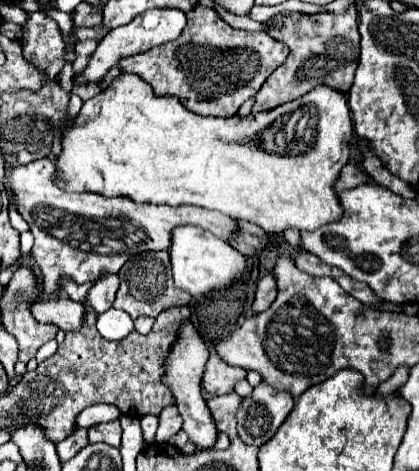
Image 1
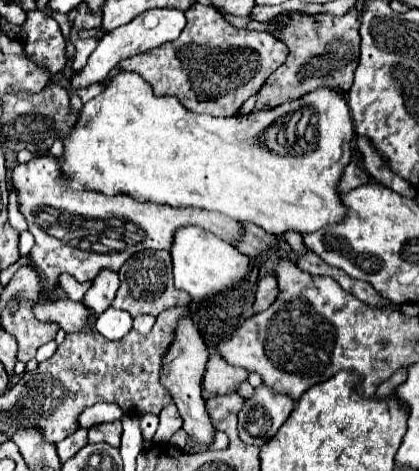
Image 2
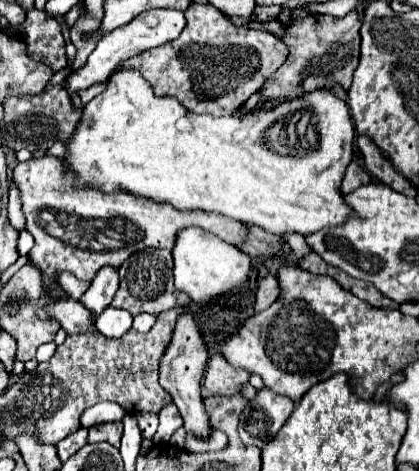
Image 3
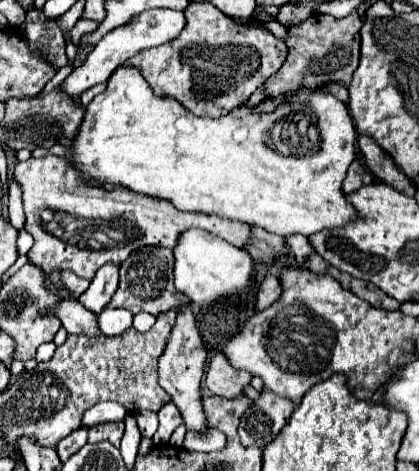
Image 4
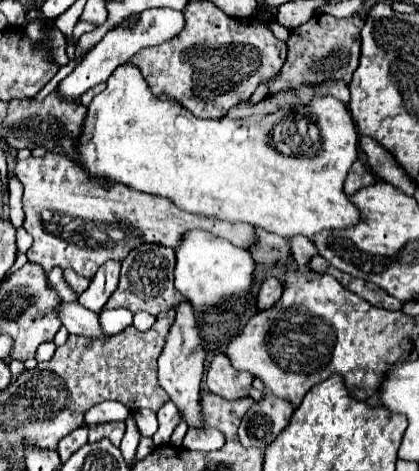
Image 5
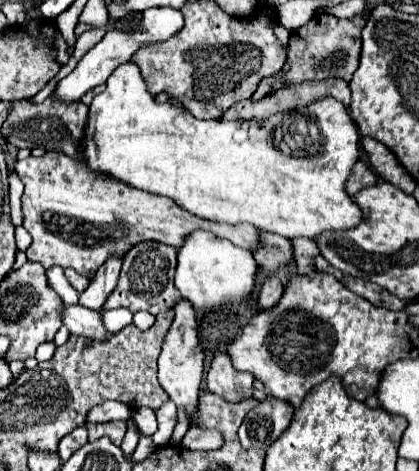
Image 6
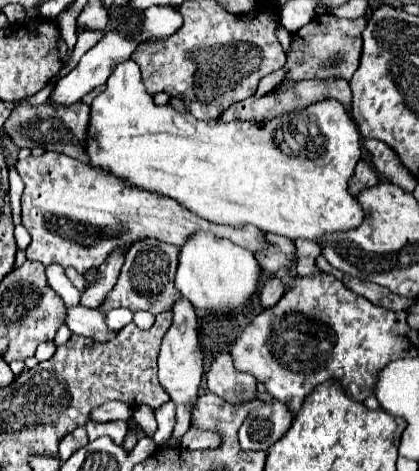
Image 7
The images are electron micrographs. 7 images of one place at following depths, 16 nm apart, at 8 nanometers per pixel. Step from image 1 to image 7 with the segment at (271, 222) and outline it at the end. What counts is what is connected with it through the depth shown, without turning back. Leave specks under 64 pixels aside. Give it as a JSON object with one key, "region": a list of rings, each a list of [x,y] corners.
{"region":[[[124,60],[124,62],[120,62],[120,64],[116,64],[112,68],[112,74],[110,74],[110,78],[106,82],[106,90],[100,96],[94,98],[94,102],[92,102],[90,108],[92,108],[92,114],[90,114],[88,148],[86,148],[88,154],[90,154],[90,166],[110,170],[114,176],[130,180],[134,186],[138,186],[142,190],[150,190],[150,192],[168,196],[168,198],[184,204],[188,210],[192,210],[194,214],[198,214],[198,216],[202,216],[206,220],[220,222],[220,224],[230,224],[230,226],[254,224],[260,230],[270,232],[270,234],[280,234],[280,236],[286,236],[290,240],[298,240],[298,238],[312,240],[316,244],[326,234],[348,232],[352,228],[358,228],[364,222],[364,210],[360,208],[360,202],[356,200],[356,196],[352,196],[348,192],[348,184],[350,184],[352,172],[356,168],[356,162],[362,156],[362,136],[360,136],[354,120],[348,116],[348,112],[344,110],[344,106],[338,100],[332,100],[332,98],[330,100],[322,100],[322,102],[316,102],[316,104],[312,104],[312,106],[308,106],[304,110],[296,110],[296,112],[290,112],[290,114],[284,114],[284,116],[276,116],[276,118],[272,118],[264,126],[256,126],[252,122],[242,122],[242,120],[228,122],[228,124],[218,124],[216,120],[202,122],[202,120],[196,120],[192,114],[180,114],[180,112],[176,112],[168,104],[154,106],[152,96],[146,92],[144,84],[142,84],[138,64],[134,60]]]}

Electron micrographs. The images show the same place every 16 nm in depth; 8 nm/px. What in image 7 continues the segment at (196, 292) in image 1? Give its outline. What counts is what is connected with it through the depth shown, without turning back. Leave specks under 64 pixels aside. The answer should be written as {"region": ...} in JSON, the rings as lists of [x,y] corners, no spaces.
{"region":[[[194,234],[194,238],[190,238],[184,248],[180,248],[178,260],[176,288],[192,302],[196,310],[228,314],[244,308],[258,290],[262,266],[252,252],[232,244],[230,240],[216,238],[212,234]]]}

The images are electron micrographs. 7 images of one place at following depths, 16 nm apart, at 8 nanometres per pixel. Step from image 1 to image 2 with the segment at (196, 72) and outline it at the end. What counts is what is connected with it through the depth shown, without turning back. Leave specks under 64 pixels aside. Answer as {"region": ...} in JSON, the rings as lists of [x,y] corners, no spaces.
{"region":[[[192,4],[186,10],[186,18],[188,24],[176,40],[136,54],[120,62],[120,68],[138,72],[148,80],[156,96],[176,96],[190,112],[210,116],[236,114],[288,56],[282,40],[268,32],[234,28],[214,6]]]}

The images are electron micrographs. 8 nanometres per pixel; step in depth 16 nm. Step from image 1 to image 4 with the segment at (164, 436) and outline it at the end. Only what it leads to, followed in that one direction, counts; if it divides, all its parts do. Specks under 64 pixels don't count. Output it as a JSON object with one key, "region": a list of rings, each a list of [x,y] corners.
{"region":[[[168,402],[164,404],[160,410],[158,410],[158,420],[160,420],[160,426],[158,426],[158,432],[154,434],[154,444],[160,446],[160,444],[168,444],[172,432],[182,424],[182,416],[178,412],[178,408]]]}

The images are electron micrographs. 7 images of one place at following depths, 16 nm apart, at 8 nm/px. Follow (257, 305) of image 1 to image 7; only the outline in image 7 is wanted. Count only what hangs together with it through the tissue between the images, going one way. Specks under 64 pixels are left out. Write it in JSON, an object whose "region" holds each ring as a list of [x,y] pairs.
{"region":[[[268,278],[266,284],[264,284],[264,288],[262,288],[262,292],[260,292],[262,306],[264,306],[264,308],[274,306],[274,304],[282,298],[284,292],[286,292],[286,286],[284,286],[278,278]]]}

